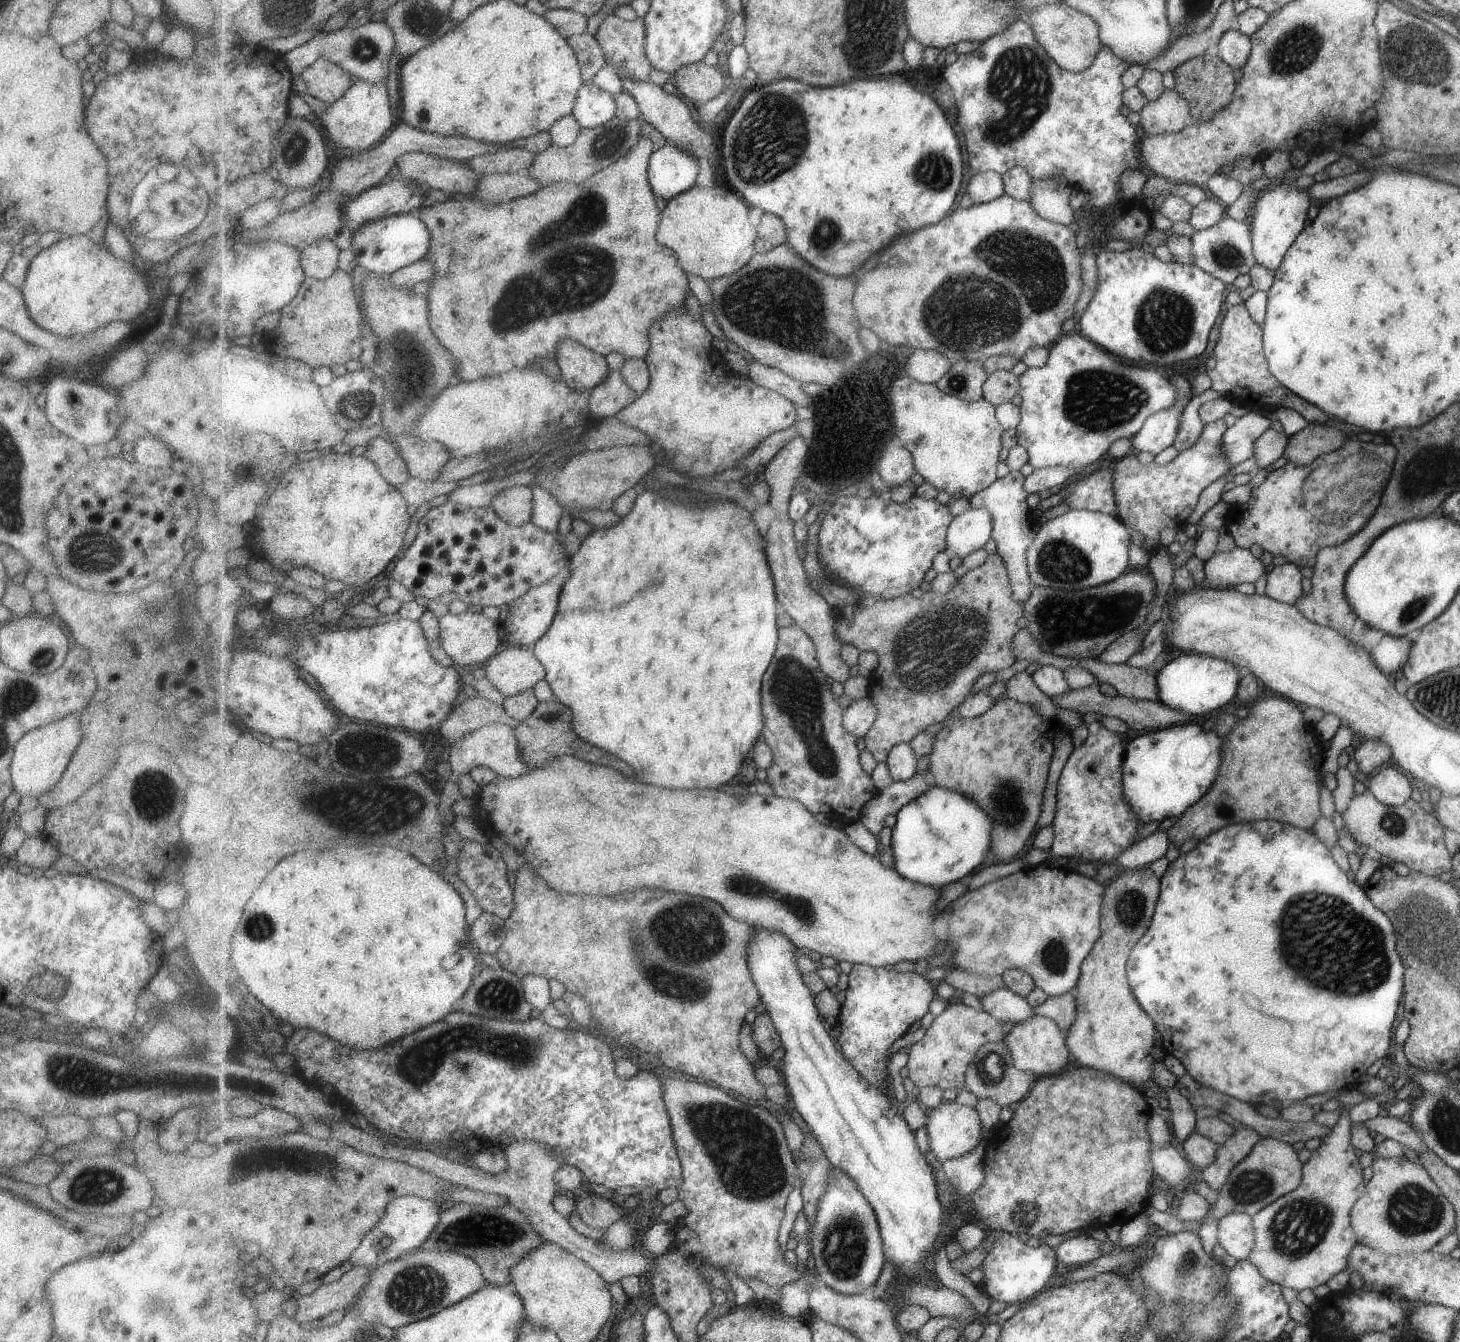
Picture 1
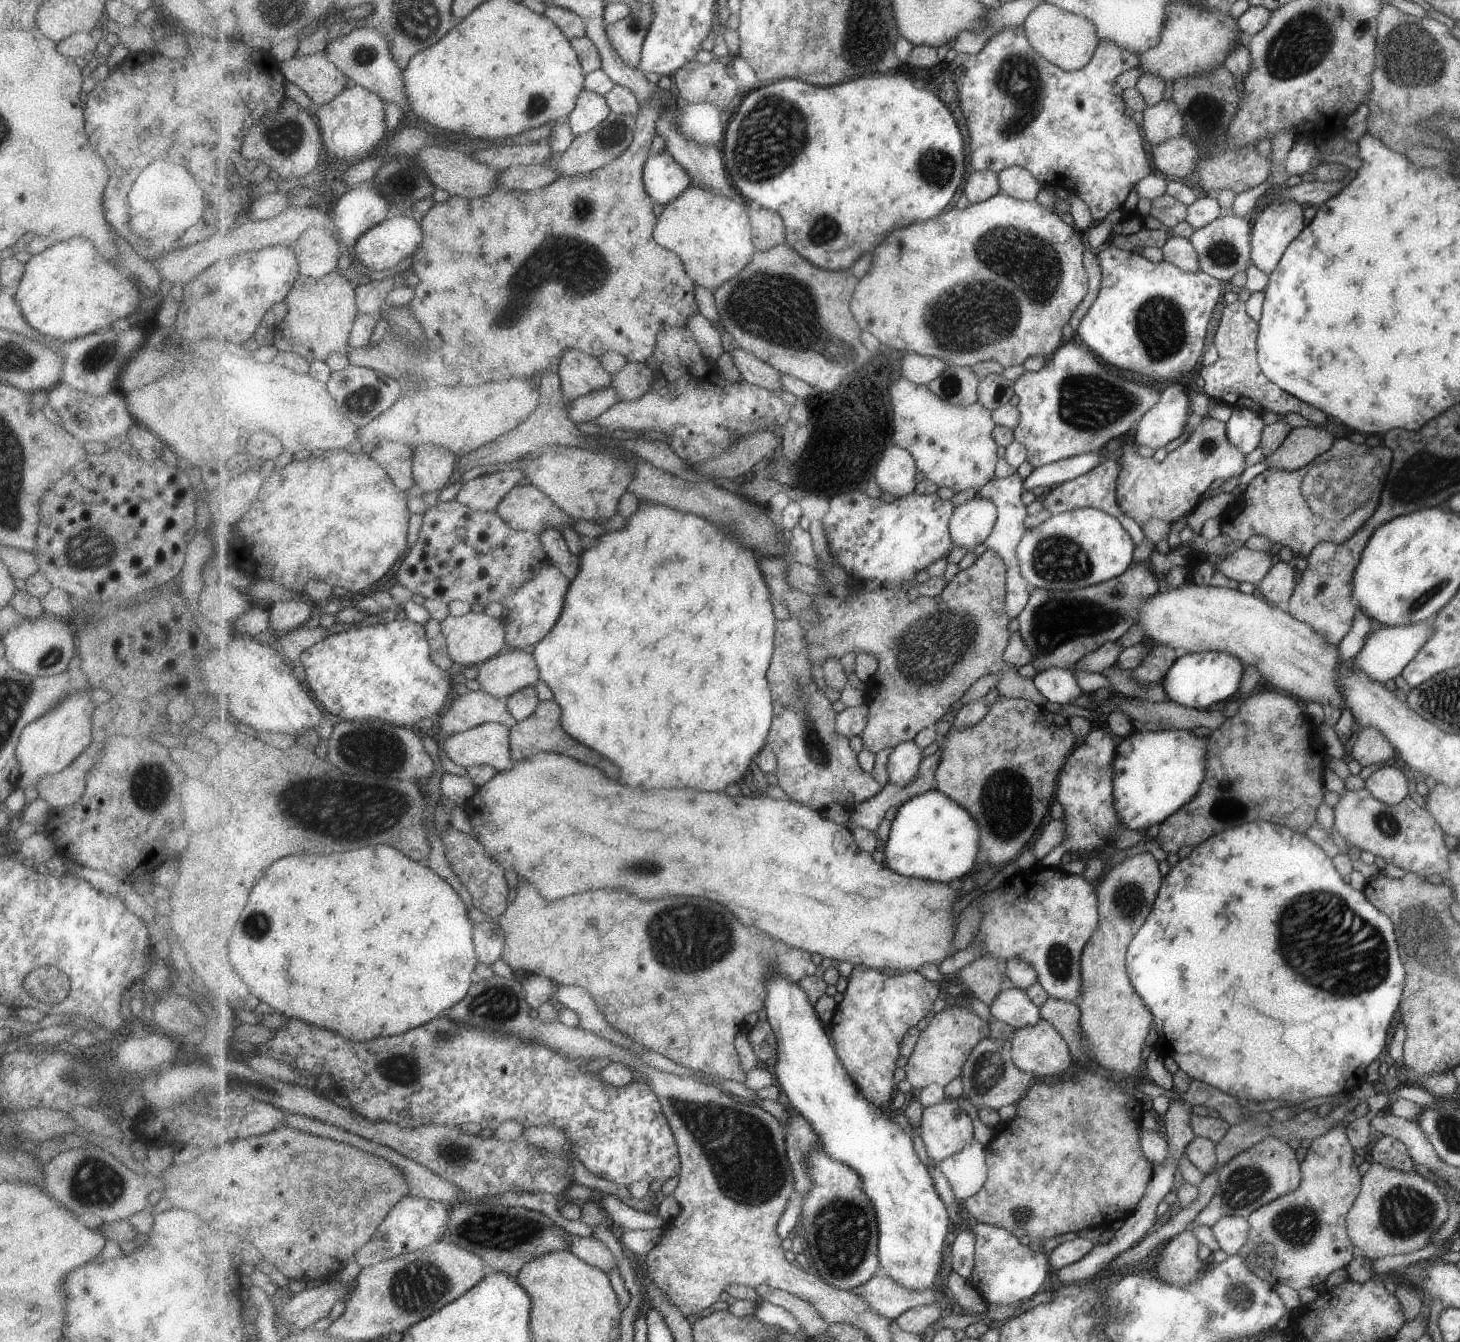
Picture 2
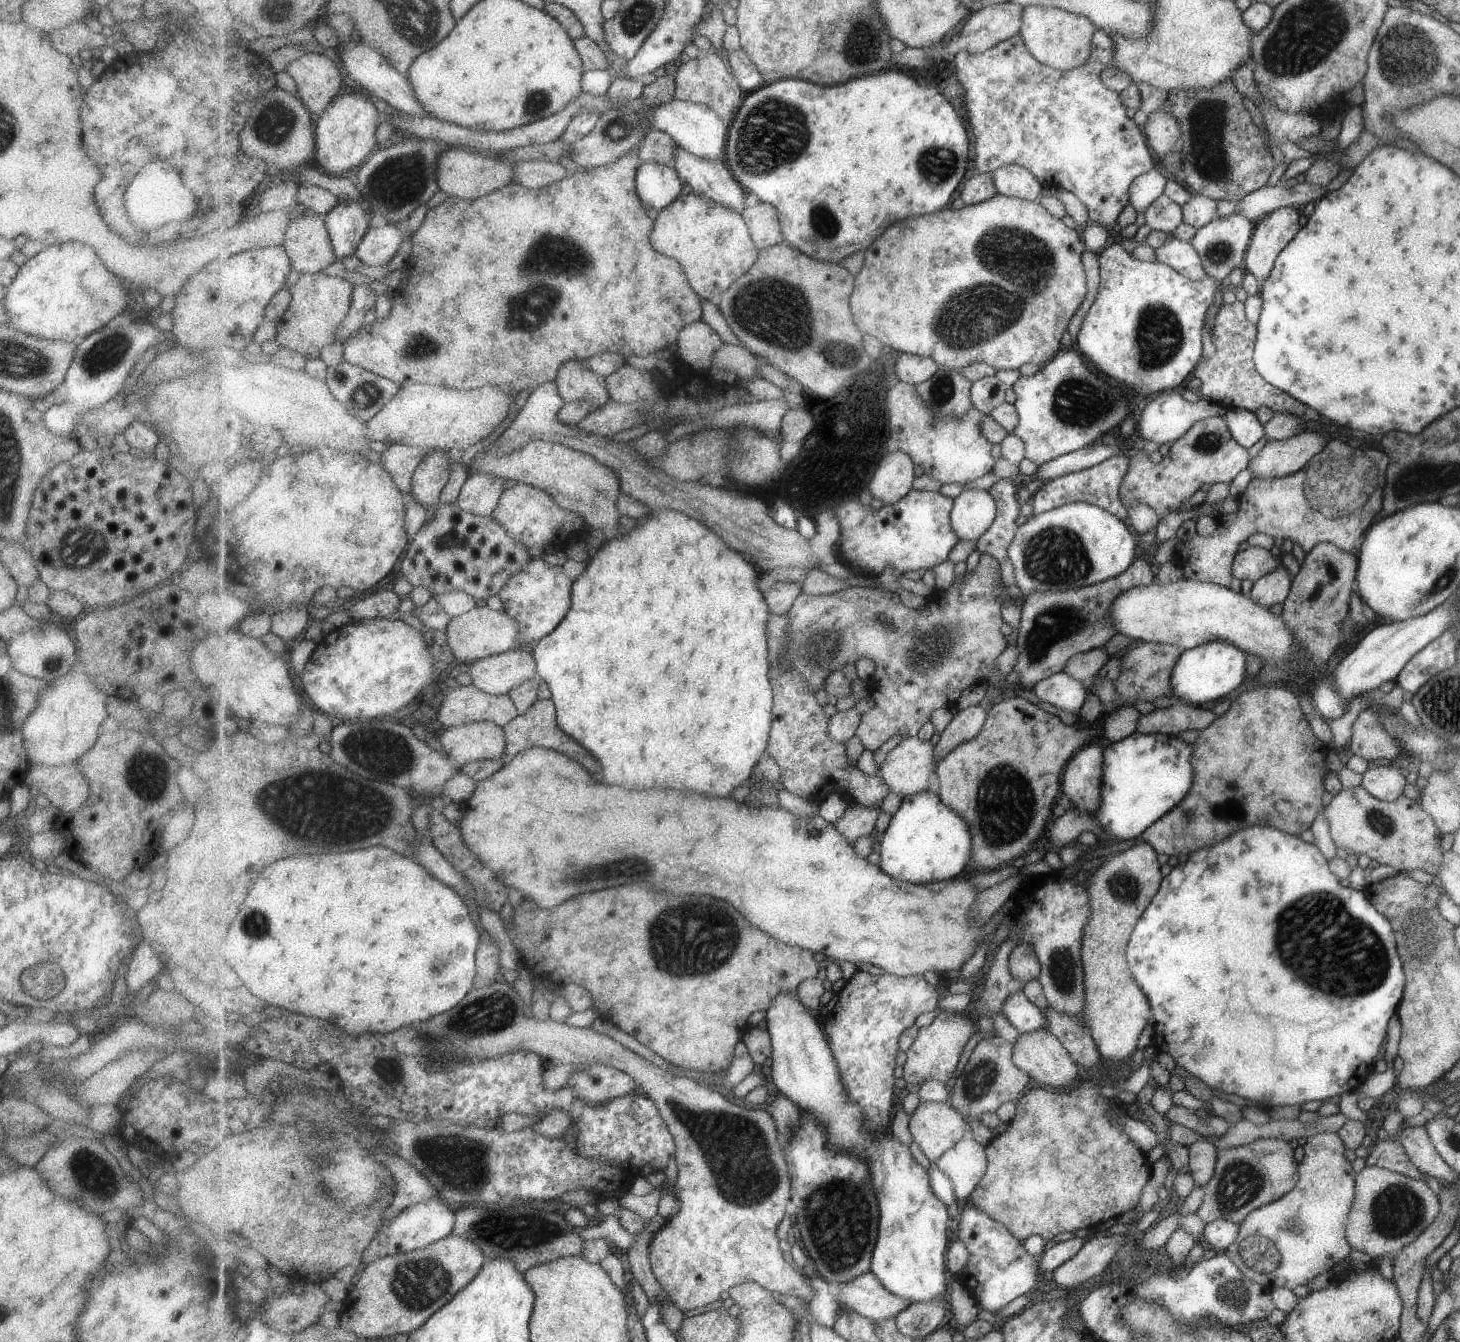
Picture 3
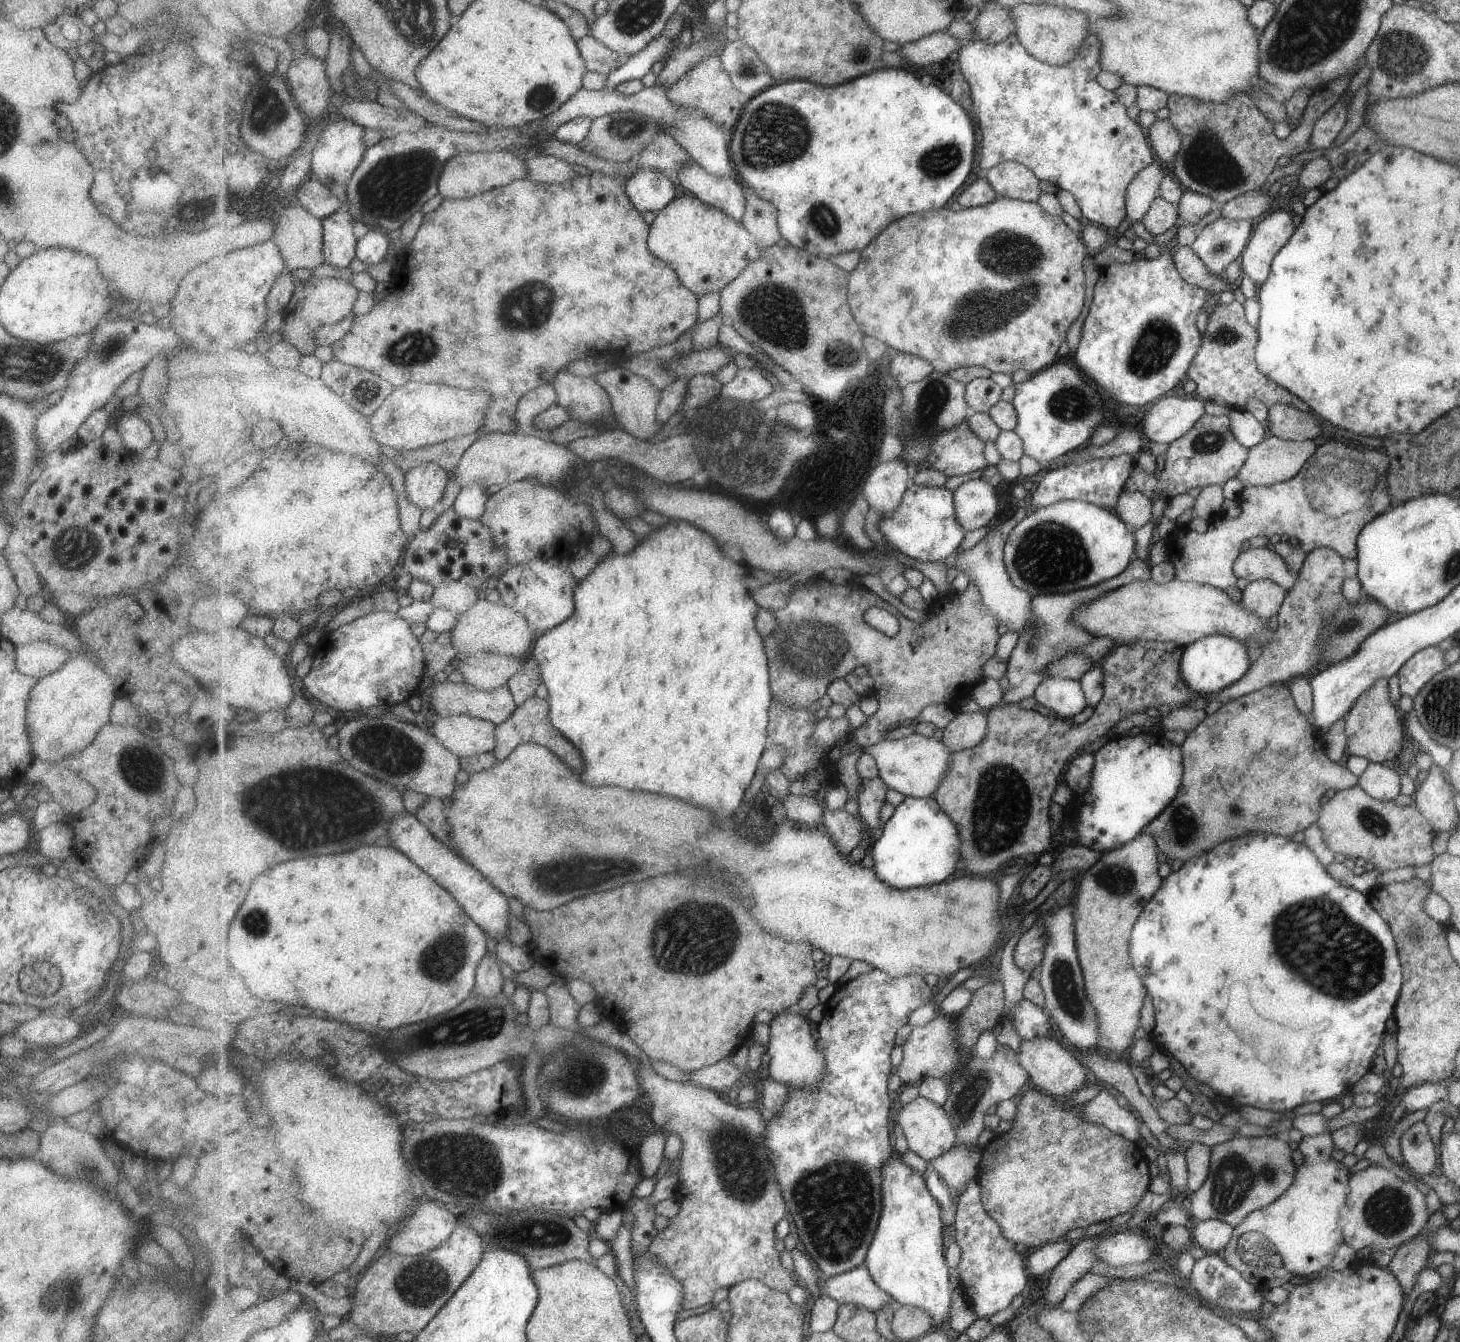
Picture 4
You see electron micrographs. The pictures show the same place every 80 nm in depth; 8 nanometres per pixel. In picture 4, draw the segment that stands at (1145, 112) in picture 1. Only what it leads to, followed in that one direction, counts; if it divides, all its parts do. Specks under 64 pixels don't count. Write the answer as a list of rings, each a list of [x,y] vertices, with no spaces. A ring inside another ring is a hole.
[[[1156,119],[1146,132],[1149,132],[1149,144],[1152,145],[1157,159],[1162,162],[1169,162],[1171,159],[1173,161],[1173,156],[1180,151],[1181,142],[1180,134],[1168,120]]]

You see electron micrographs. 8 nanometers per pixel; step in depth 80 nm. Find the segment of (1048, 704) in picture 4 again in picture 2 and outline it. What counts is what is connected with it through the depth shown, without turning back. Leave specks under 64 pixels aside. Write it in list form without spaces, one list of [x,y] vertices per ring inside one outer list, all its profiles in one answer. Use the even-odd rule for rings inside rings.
[[[1047,667],[1046,670],[1037,671],[1031,681],[1041,696],[1059,705],[1072,704],[1072,700],[1076,699],[1079,693],[1083,693],[1075,683],[1070,669]]]

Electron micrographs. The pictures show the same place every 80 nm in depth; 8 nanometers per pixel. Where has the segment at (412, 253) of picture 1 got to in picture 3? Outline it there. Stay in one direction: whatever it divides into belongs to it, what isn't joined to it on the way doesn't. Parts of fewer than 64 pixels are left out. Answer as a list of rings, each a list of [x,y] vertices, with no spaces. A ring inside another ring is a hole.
[[[407,222],[388,223],[382,227],[371,227],[359,243],[356,255],[360,263],[369,266],[389,264],[401,248],[405,238],[413,238]]]

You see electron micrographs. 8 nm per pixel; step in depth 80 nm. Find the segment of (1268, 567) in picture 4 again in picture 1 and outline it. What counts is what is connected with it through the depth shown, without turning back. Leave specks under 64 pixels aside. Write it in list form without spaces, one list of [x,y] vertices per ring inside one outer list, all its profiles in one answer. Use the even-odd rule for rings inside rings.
[[[1233,547],[1226,551],[1214,551],[1203,562],[1204,585],[1211,589],[1231,587],[1241,582],[1255,582],[1265,574],[1263,564],[1251,555],[1249,549]]]

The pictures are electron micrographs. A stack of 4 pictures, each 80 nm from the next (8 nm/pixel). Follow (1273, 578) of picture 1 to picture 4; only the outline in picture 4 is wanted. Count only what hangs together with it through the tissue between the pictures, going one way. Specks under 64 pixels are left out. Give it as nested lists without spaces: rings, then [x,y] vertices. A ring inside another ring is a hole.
[[[1255,580],[1241,590],[1239,604],[1245,612],[1269,622],[1270,617],[1280,610],[1286,595],[1287,590],[1271,580]]]

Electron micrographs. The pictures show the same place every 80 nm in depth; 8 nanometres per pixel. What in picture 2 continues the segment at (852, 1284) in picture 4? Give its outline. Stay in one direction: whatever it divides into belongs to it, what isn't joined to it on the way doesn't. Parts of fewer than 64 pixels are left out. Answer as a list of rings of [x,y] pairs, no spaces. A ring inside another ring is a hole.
[[[875,1275],[869,1282],[857,1287],[853,1292],[861,1295],[881,1316],[895,1321],[906,1310],[921,1306],[937,1304],[941,1310],[947,1310],[954,1303],[942,1292],[931,1288],[916,1291],[899,1284],[891,1277]]]

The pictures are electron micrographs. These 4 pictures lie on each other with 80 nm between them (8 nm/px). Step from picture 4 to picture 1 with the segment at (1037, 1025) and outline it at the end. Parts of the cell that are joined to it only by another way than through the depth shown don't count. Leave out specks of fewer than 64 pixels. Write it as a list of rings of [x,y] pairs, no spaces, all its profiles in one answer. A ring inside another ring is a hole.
[[[1007,986],[986,994],[982,998],[982,1003],[985,1011],[1004,1023],[1017,1024],[1034,1014],[1025,997],[1013,992]]]

